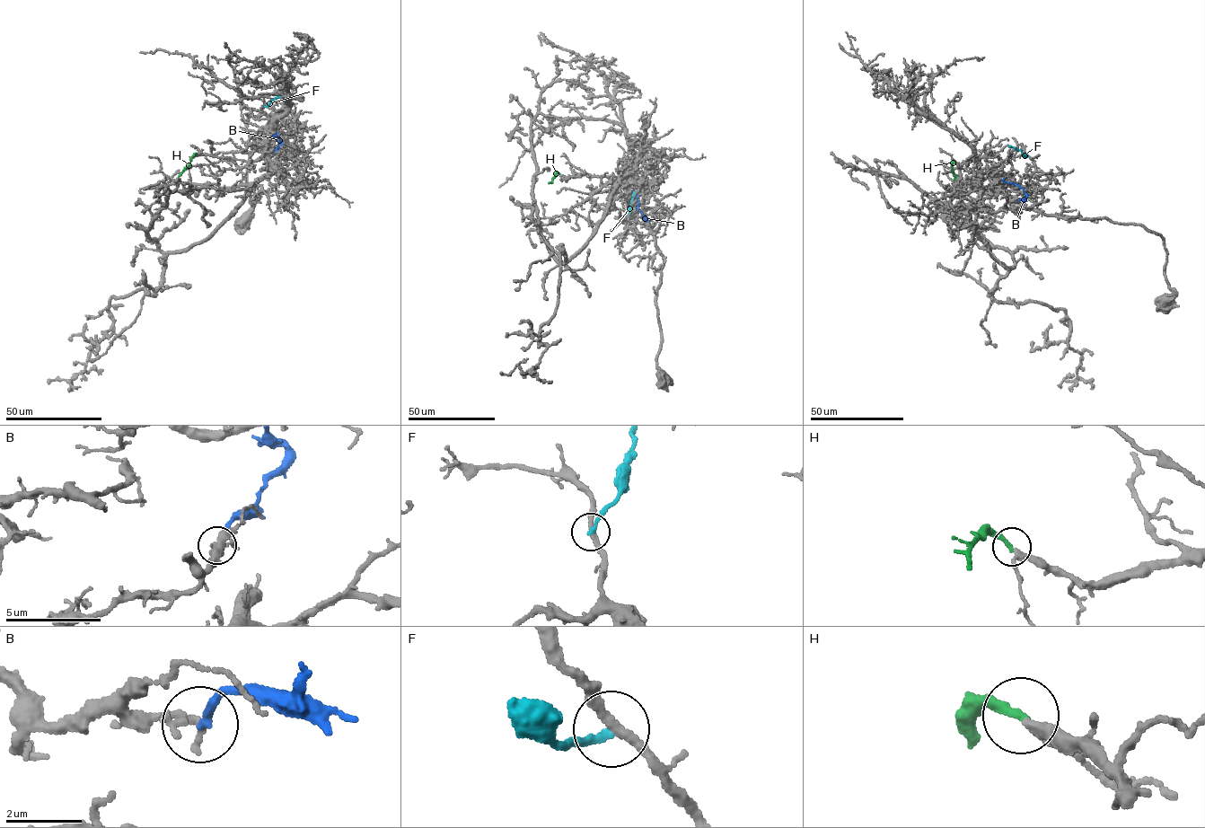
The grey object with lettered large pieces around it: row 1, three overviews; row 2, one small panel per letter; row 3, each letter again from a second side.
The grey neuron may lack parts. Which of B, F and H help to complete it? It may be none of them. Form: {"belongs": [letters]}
{"belongs": ["H"]}

